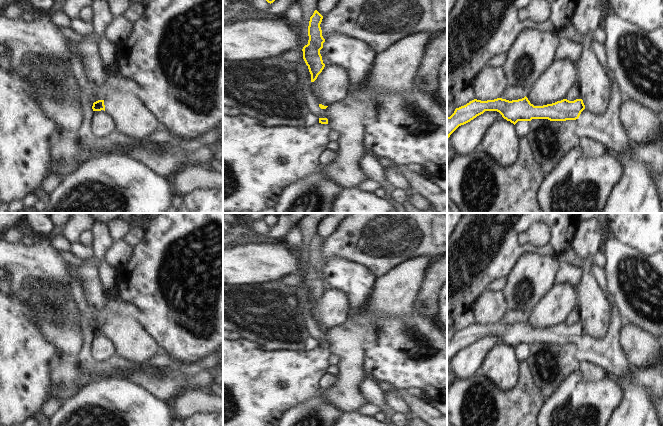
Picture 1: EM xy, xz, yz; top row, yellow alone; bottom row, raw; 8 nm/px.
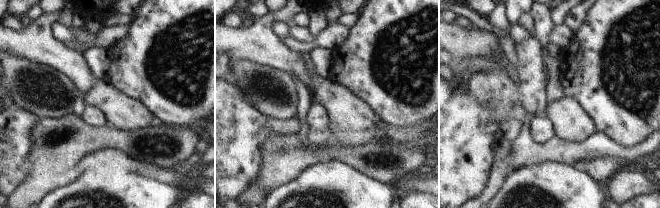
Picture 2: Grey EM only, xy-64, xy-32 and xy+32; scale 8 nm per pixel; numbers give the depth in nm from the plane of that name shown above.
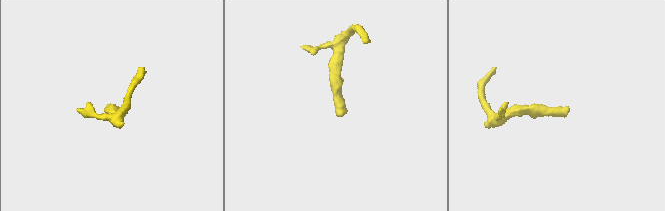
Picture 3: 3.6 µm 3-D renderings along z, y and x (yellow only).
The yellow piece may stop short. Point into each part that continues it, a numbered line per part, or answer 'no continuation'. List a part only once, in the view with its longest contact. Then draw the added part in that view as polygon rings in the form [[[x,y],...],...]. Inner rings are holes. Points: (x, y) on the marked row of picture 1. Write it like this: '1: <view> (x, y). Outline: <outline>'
no continuation.

